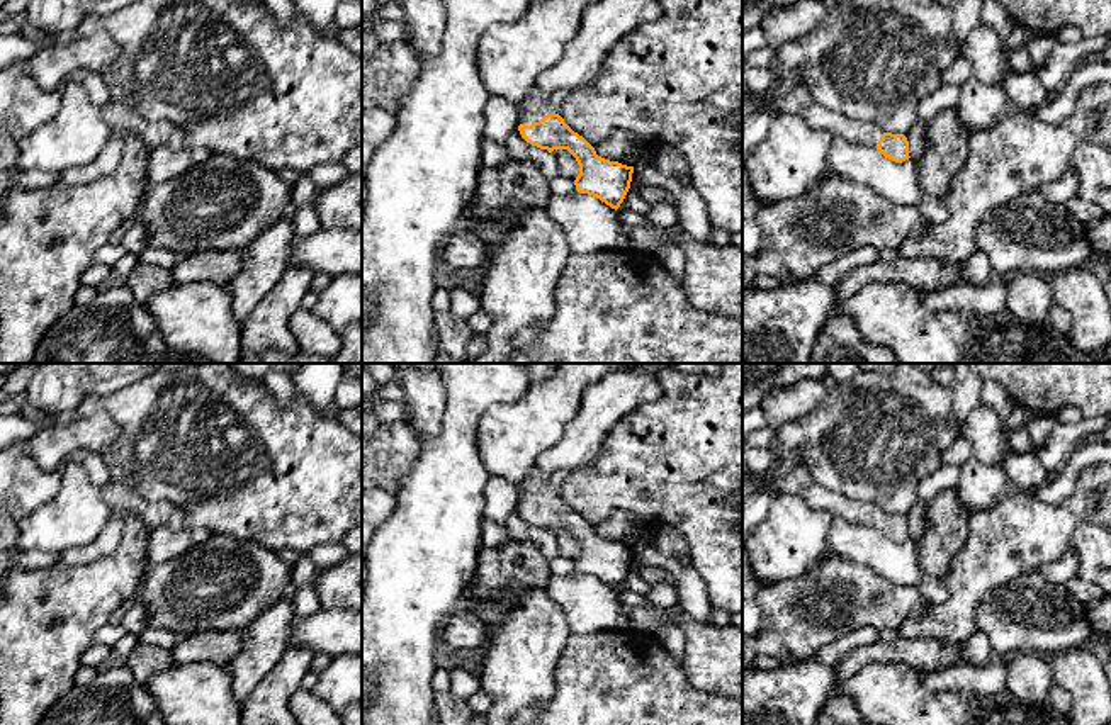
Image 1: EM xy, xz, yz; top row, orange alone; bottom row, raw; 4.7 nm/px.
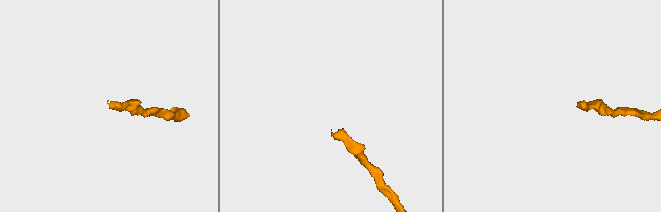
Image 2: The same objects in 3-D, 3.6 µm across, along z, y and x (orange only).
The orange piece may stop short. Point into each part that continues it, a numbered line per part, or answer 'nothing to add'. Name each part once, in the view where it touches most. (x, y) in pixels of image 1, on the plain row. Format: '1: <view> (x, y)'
1: xz (535, 486)

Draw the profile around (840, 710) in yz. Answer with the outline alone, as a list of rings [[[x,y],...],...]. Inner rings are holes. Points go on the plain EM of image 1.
[[[832,694],[817,717],[815,725],[873,725],[861,718],[849,696]]]

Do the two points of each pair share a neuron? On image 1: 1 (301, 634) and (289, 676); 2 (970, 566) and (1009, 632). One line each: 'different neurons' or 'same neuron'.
1: different neurons
2: different neurons

